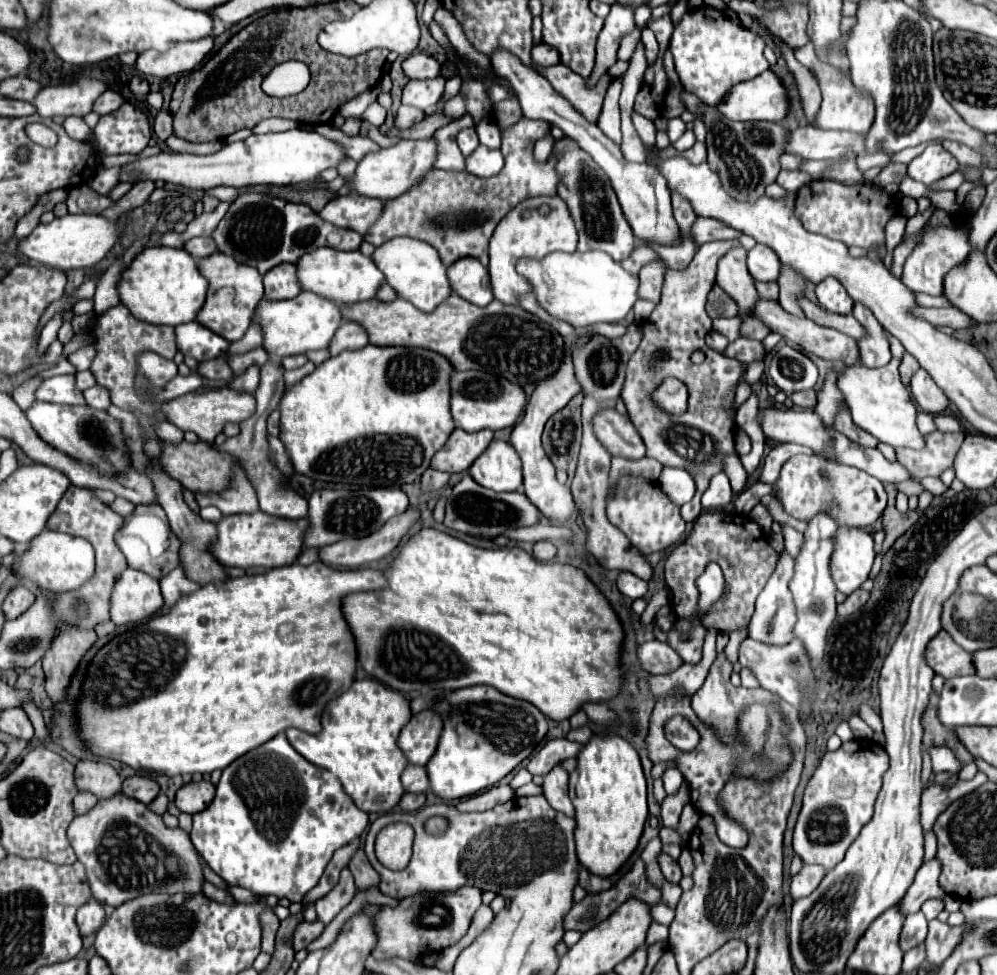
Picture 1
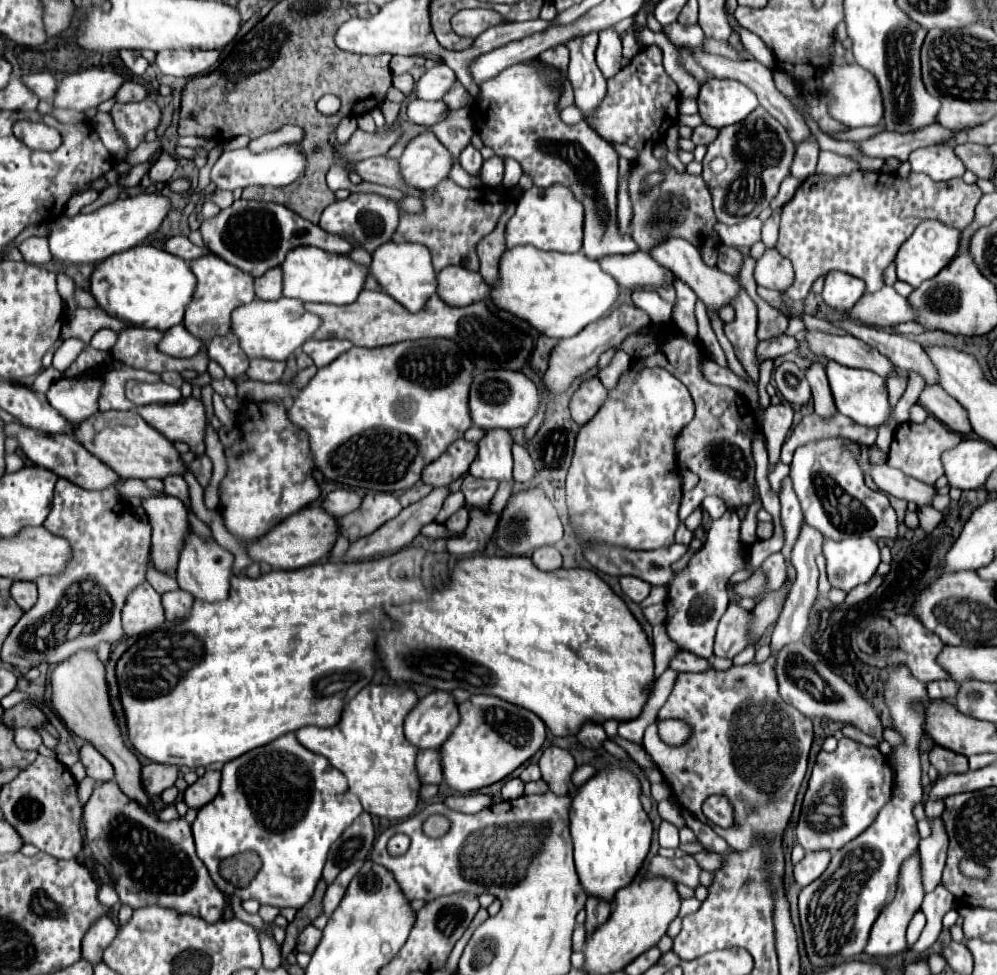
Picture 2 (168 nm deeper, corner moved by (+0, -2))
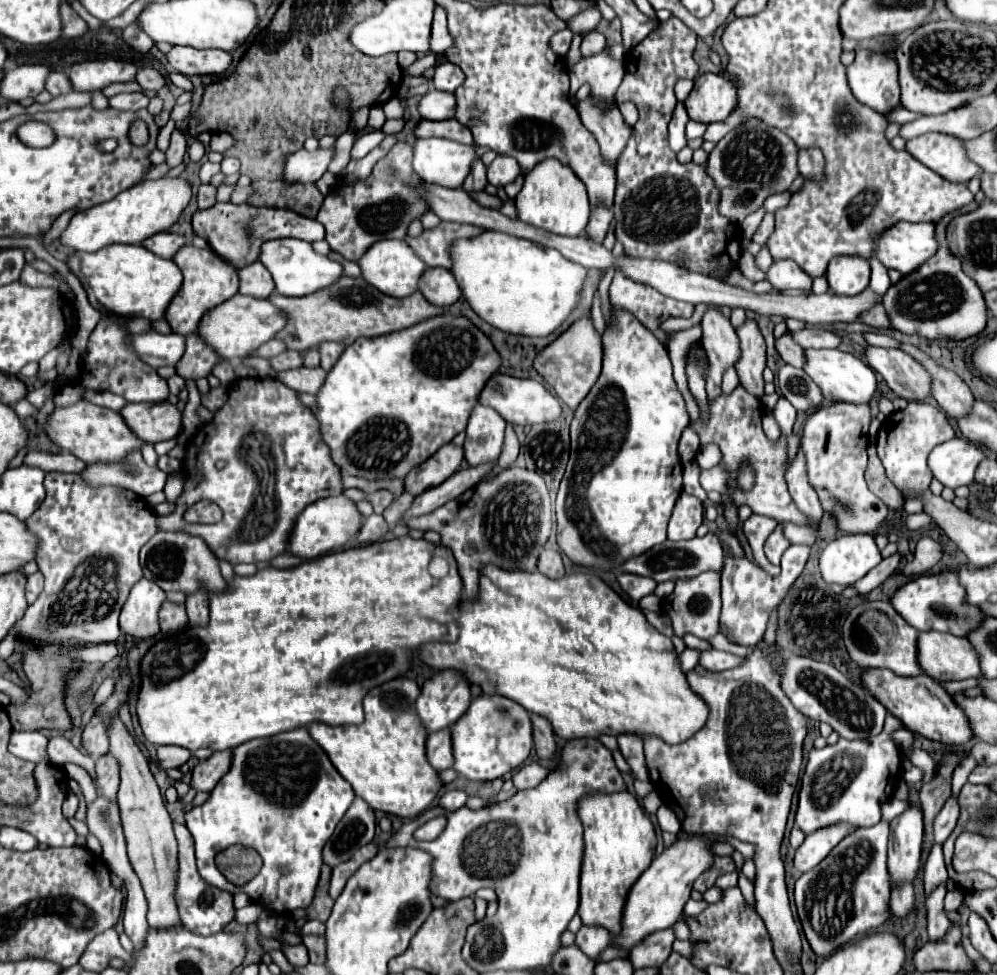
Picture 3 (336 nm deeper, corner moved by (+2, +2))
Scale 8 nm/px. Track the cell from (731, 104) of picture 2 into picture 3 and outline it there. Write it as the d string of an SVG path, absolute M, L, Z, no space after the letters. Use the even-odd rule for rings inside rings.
M704 73L696 79L692 93L688 95L688 115L692 121L714 123L728 119L730 113L738 107L736 85L714 73Z

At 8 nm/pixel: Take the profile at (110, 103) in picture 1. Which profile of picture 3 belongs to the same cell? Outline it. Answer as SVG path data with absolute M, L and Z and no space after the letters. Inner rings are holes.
M142 67L136 73L136 83L142 87L142 91L158 91L166 81L164 81L164 77L156 69Z

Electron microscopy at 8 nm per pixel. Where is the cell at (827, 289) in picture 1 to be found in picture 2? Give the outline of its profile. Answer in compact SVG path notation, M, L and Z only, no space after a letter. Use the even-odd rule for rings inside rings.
M830 271L826 275L822 299L832 309L848 309L864 295L864 291L866 291L866 283L862 279L842 271Z

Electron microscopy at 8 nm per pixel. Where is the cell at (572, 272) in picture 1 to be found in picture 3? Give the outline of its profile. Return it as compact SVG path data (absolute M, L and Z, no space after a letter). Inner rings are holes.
M484 231L474 239L456 241L452 247L452 255L454 255L452 273L460 283L462 295L468 299L470 307L490 325L516 335L546 337L554 333L578 305L580 291L586 281L586 269L582 265L568 261L562 253L542 247L540 243L534 243L530 239L518 239L516 235L506 233Z

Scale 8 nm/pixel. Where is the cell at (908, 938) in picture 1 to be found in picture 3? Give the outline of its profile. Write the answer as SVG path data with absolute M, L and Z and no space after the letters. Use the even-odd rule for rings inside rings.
M904 883L904 885L900 885L898 889L894 889L894 895L892 895L890 905L892 905L892 913L894 913L896 917L900 917L900 919L908 917L908 915L914 911L914 907L916 907L914 887L908 885L908 883Z

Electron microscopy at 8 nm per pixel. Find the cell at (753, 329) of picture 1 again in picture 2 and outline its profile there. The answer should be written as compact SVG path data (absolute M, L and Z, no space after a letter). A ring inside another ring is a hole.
M756 297L756 307L758 307L758 339L764 341L764 339L770 339L770 337L776 337L776 335L782 335L786 331L786 315L780 313L778 309L770 307L764 299Z

